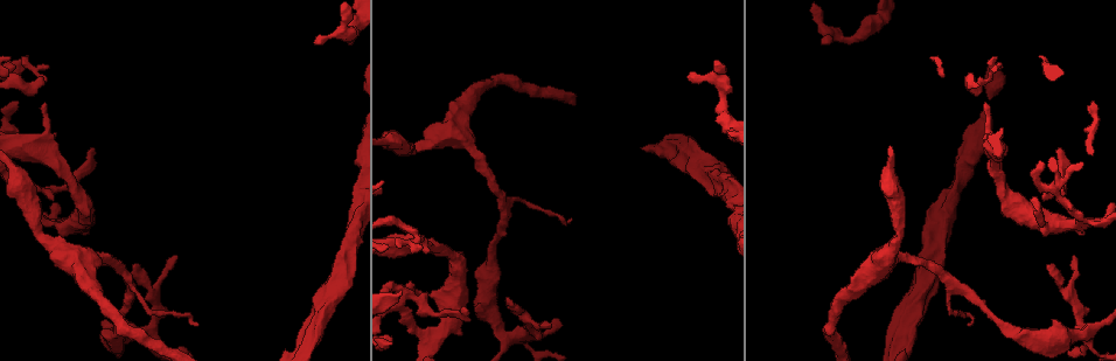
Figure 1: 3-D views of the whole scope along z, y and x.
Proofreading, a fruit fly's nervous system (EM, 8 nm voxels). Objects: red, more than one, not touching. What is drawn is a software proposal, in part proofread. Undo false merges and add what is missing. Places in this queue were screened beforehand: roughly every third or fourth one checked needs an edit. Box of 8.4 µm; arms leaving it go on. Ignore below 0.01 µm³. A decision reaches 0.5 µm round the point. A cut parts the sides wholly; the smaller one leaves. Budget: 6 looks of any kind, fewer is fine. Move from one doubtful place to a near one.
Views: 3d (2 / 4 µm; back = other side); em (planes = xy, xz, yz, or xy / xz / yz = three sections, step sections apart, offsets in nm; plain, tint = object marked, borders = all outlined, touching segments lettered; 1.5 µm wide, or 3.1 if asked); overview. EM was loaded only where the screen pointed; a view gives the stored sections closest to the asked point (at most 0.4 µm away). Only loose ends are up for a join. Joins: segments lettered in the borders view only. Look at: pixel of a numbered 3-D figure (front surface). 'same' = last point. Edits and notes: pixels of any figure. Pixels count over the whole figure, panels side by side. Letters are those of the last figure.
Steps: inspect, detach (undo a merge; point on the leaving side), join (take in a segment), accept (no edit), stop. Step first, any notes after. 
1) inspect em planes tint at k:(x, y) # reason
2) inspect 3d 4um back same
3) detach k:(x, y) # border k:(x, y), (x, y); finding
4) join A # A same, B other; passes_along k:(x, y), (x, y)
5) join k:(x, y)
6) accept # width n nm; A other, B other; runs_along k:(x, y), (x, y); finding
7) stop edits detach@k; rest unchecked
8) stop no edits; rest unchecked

inspect 3d 2um at 1:(24, 58) # an open end

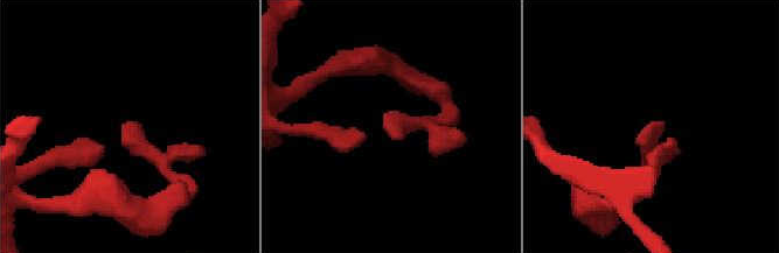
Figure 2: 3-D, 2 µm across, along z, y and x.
inspect em yz step 4 borders at 2:(137, 124)

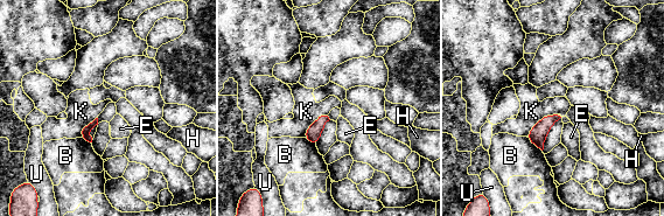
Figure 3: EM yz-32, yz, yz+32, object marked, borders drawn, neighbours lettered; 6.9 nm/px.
accept # longest_contact K 280 nm; B other, E other, H other, K other, U other; no lettered segment goes on from it

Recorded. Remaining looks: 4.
inspect 3d 2um at 1:(1073, 258) # free end

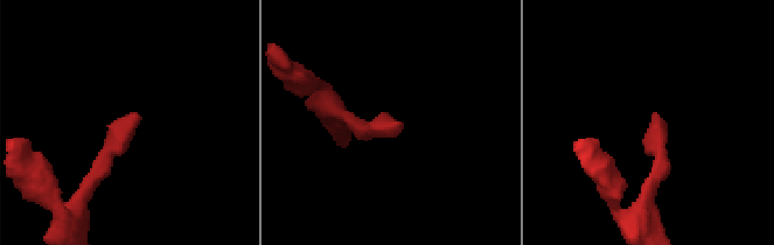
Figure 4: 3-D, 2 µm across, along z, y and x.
inspect em planes borders at 4:(656, 119)

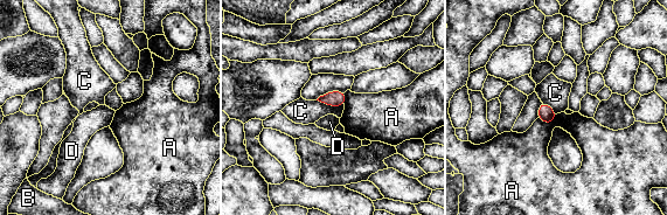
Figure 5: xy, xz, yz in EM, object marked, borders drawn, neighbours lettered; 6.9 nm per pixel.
accept # A other, B other, C other, D other; border 5:(317, 99), (329, 105), (344, 105); no lettered segment goes on from it

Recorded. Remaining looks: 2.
stop no edits; rest unchecked

